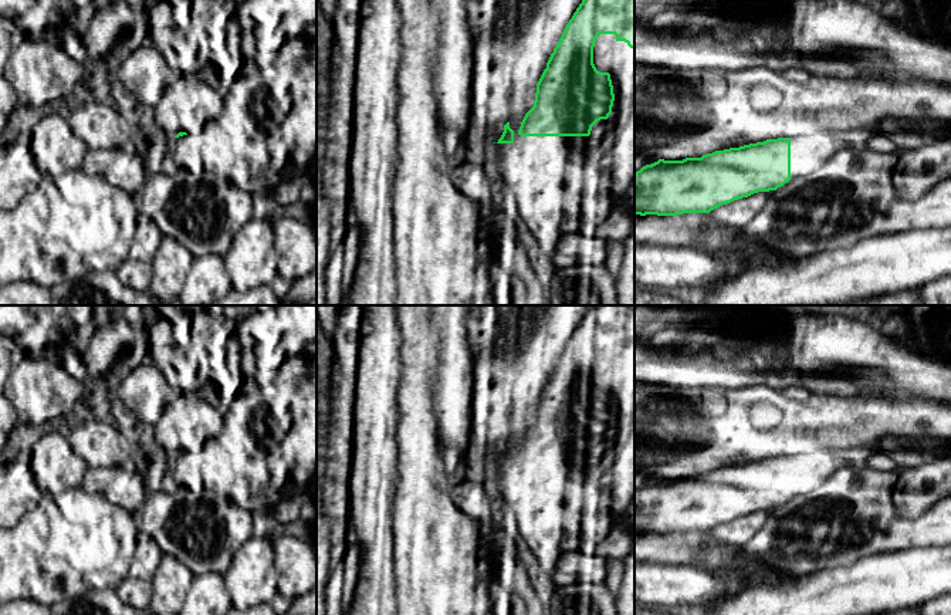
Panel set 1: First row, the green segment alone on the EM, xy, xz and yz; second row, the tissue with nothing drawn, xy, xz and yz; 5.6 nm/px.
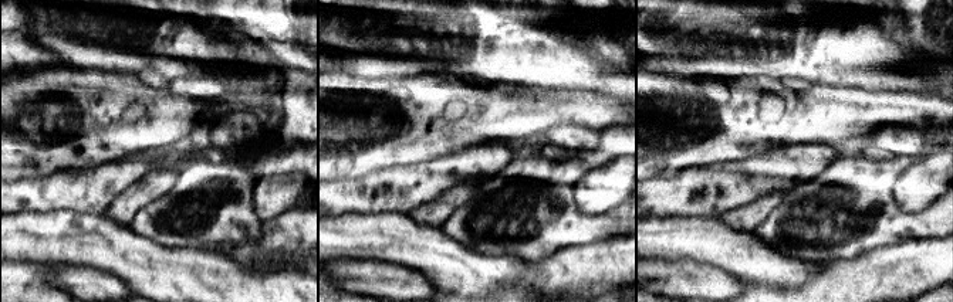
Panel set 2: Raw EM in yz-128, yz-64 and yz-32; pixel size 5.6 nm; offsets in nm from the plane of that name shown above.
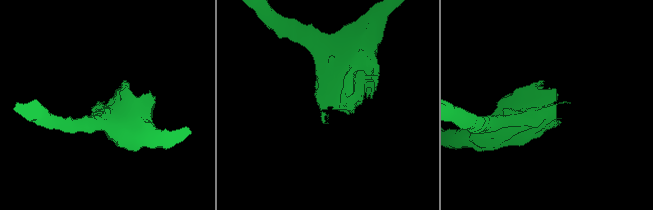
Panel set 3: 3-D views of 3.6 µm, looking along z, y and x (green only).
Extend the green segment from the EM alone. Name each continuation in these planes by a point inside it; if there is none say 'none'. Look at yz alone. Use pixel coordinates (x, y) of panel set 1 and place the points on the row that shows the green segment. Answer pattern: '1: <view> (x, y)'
1: yz (808, 152)

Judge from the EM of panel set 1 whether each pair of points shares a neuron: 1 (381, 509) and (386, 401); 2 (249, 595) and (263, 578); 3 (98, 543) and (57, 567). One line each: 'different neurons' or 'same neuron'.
1: same neuron
2: same neuron
3: same neuron

